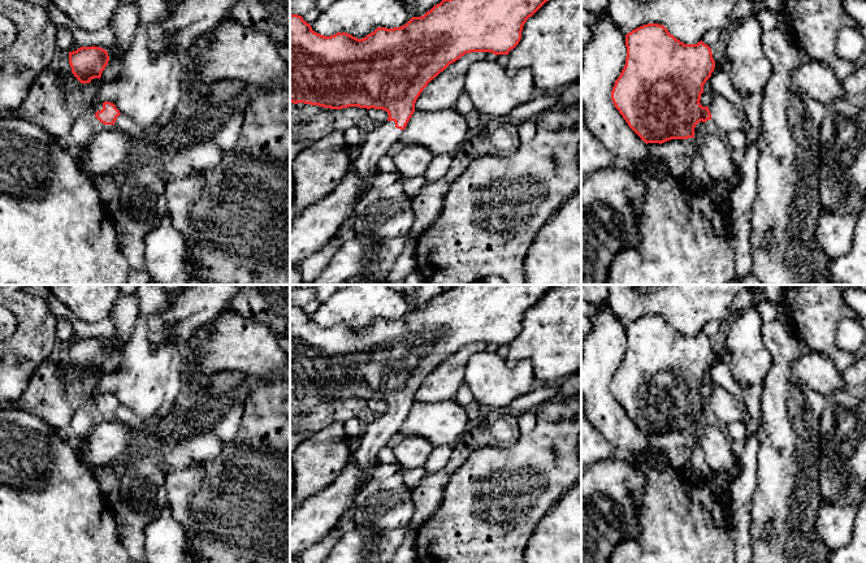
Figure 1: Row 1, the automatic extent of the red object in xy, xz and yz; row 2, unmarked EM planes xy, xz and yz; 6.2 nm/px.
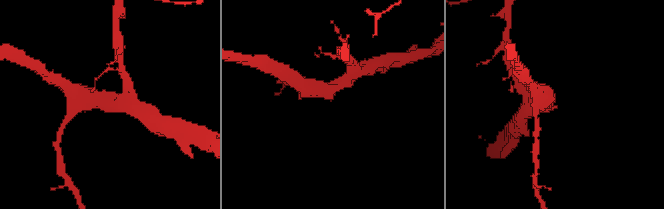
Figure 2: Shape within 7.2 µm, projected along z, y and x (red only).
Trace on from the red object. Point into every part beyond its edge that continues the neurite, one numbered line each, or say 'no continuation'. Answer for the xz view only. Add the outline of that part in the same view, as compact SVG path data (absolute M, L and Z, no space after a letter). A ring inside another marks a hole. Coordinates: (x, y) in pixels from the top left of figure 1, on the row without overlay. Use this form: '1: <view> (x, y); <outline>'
1: xz (377, 433); M385 412L365 425L360 436L360 445L350 462L361 469L377 462L378 452L387 446L389 439L399 433L403 421L395 419L394 412Z

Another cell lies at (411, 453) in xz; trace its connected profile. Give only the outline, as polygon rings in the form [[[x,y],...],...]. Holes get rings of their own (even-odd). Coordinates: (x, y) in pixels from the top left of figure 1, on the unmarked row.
[[[406,437],[393,451],[402,469],[413,469],[425,464],[433,445],[421,437]]]

